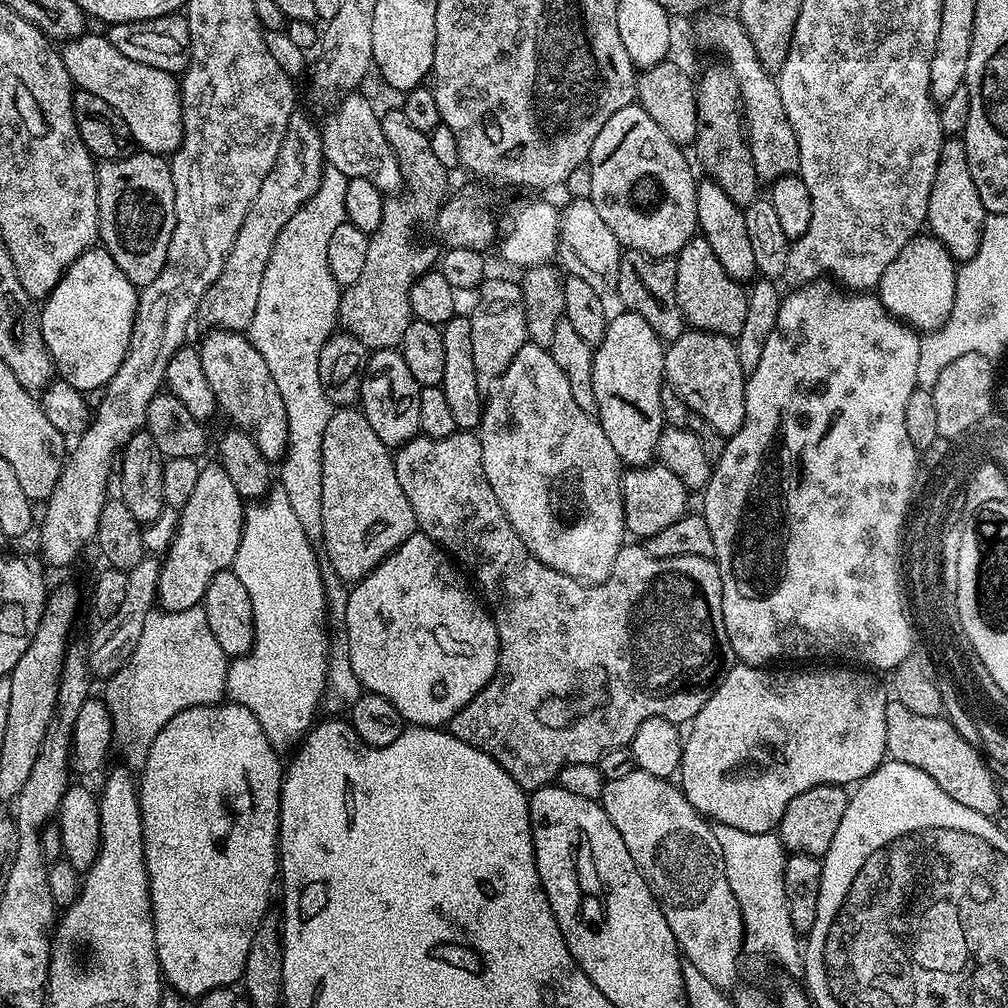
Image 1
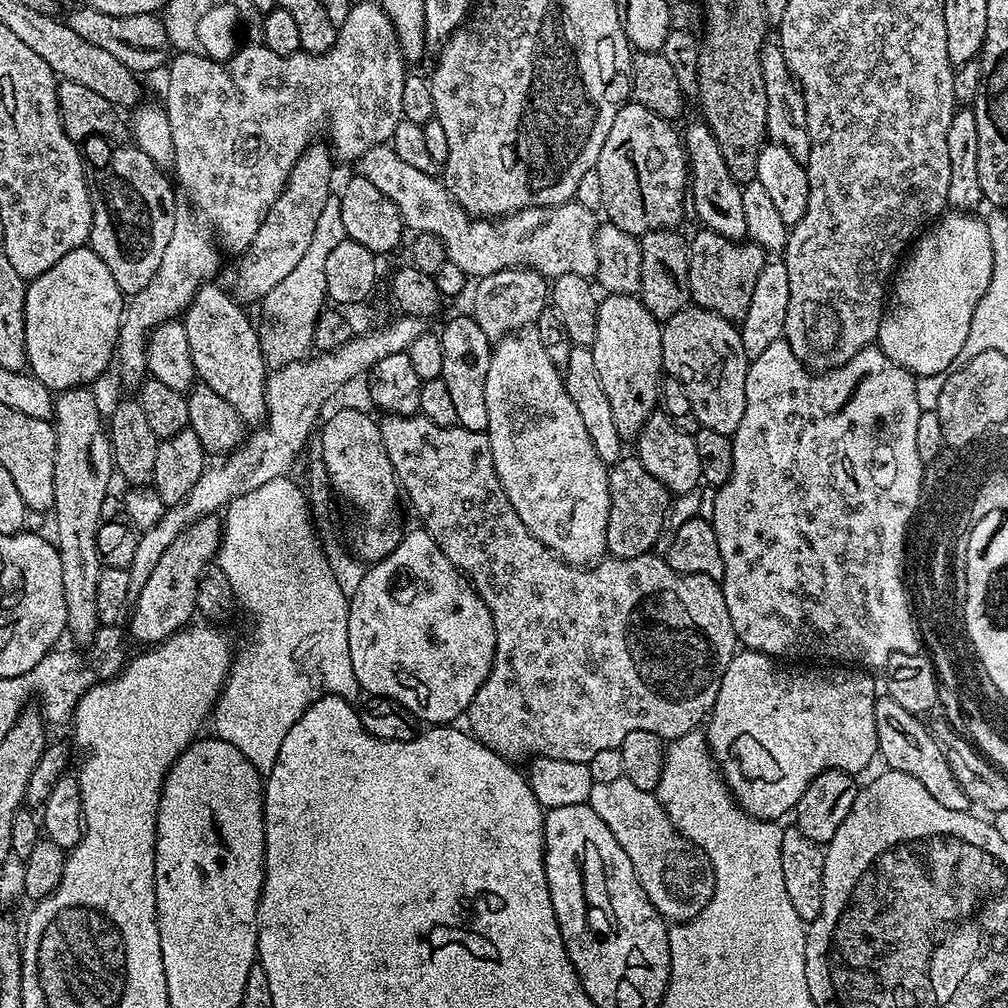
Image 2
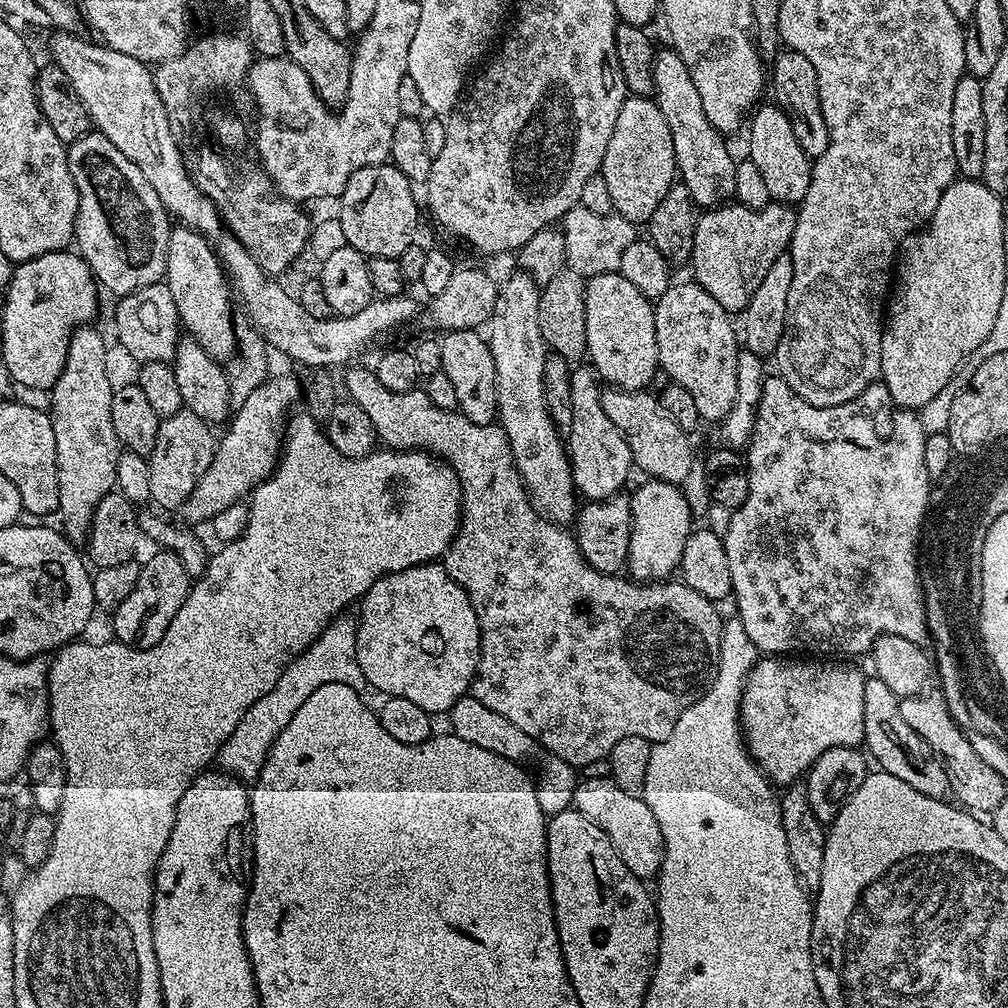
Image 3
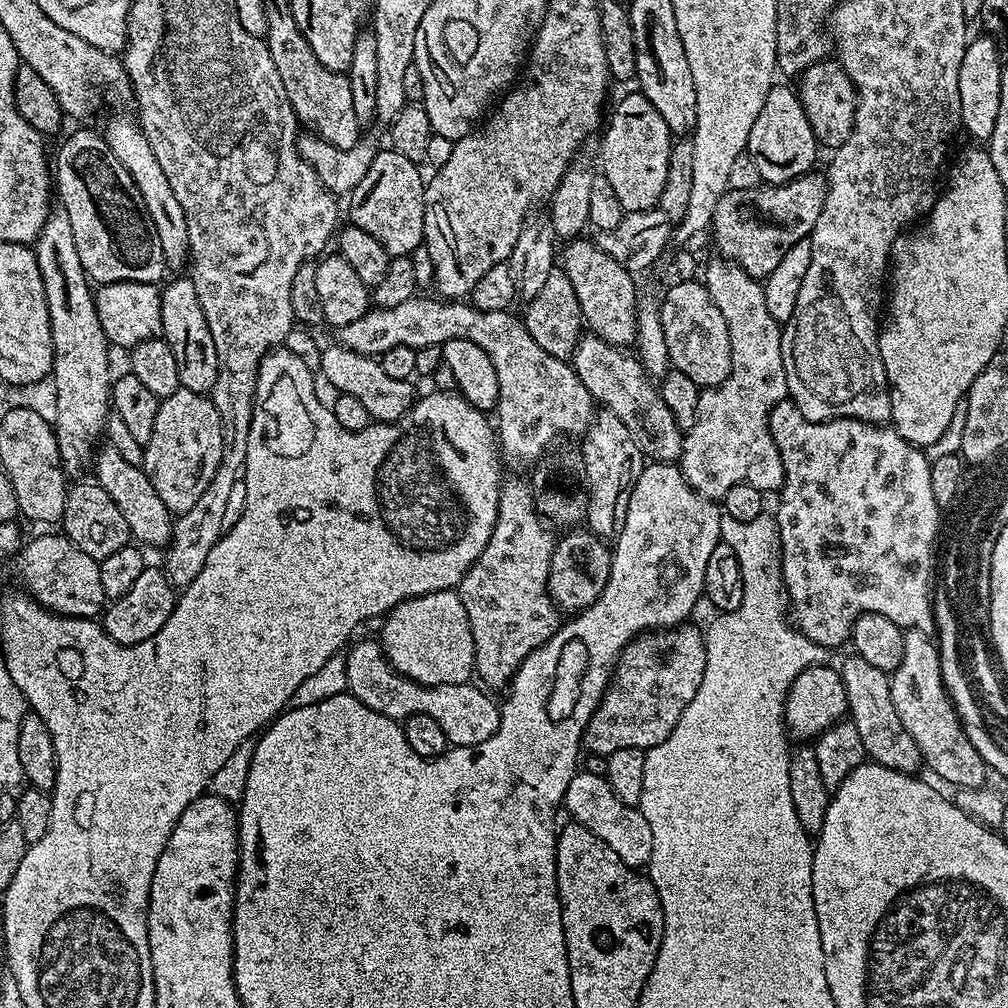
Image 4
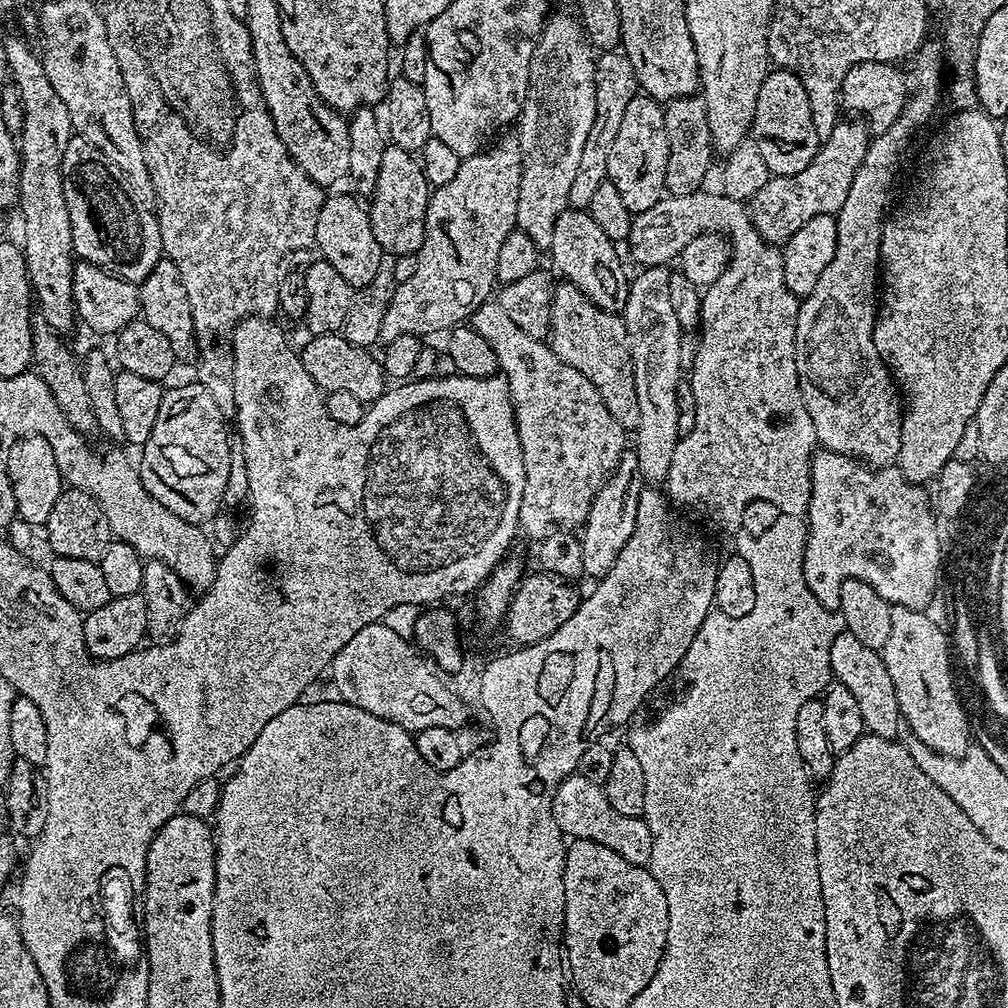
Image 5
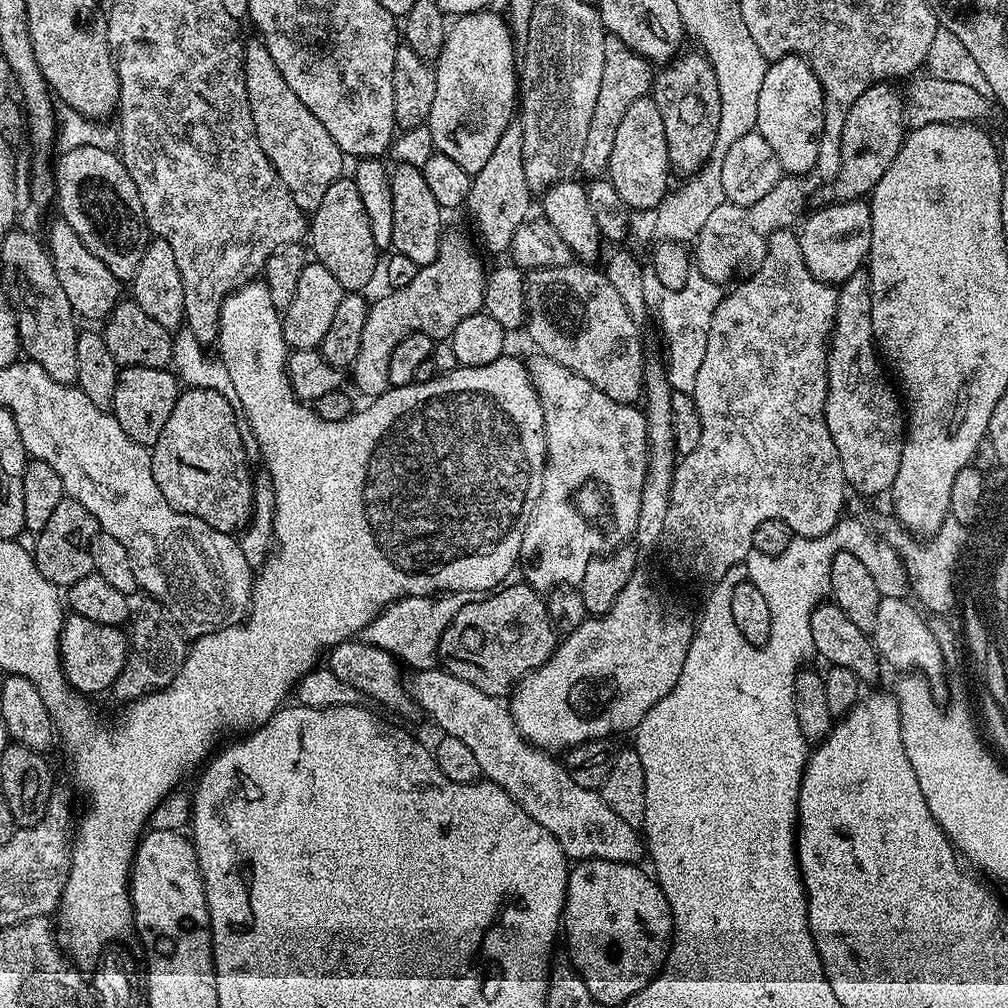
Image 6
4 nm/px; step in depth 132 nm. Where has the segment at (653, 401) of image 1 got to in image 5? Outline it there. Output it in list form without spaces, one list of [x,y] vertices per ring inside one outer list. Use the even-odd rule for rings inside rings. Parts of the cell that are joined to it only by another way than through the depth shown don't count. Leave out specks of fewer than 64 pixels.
[[[565,210],[558,222],[554,222],[554,242],[550,255],[556,263],[555,271],[560,271],[567,283],[578,286],[578,290],[582,290],[594,306],[620,314],[626,306],[630,276],[624,273],[624,264],[616,248],[617,245],[606,236],[587,210]]]

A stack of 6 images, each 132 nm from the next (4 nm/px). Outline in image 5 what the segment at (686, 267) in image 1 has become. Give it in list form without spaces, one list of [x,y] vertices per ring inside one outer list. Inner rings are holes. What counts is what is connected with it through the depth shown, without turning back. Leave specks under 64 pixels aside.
[[[841,119],[834,126],[830,138],[822,141],[806,170],[768,179],[766,186],[762,186],[762,190],[758,190],[758,194],[754,194],[746,204],[748,217],[764,241],[783,246],[797,230],[802,230],[802,226],[810,222],[810,218],[835,216],[840,212],[842,202],[846,202],[846,194],[850,194],[854,174],[858,174],[858,166],[866,158],[869,143],[870,129],[863,119]]]

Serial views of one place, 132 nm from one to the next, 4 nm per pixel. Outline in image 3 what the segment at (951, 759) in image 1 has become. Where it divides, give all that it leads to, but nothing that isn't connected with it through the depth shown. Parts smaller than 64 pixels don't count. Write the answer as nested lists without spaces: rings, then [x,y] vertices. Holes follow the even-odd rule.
[[[875,678],[865,679],[862,690],[863,747],[879,771],[894,774],[894,778],[902,778],[902,782],[906,782],[906,786],[914,786],[918,794],[944,800],[950,792],[946,770],[936,759],[932,747],[918,734],[914,734],[914,730],[910,730],[909,724],[902,719],[900,702],[901,697],[896,696],[894,690],[886,686],[886,682]]]

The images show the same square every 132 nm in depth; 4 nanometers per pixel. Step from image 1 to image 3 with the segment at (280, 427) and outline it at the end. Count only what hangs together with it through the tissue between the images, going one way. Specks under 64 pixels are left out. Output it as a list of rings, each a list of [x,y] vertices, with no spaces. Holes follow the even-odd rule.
[[[183,226],[173,227],[168,239],[164,280],[170,290],[170,295],[174,297],[174,306],[178,310],[180,323],[187,335],[193,336],[198,346],[202,346],[202,350],[210,354],[210,358],[219,362],[230,361],[236,354],[236,320],[234,315],[232,316],[233,297],[230,295],[230,281],[212,245],[202,234]]]

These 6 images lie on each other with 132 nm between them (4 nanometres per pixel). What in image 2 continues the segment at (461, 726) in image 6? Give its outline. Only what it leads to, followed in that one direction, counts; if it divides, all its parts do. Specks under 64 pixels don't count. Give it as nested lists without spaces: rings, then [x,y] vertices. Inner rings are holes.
[[[621,778],[609,784],[593,784],[588,805],[610,826],[618,846],[626,850],[646,898],[650,898],[665,921],[692,920],[708,905],[716,889],[712,865],[676,831],[676,823],[668,817],[655,792],[638,790],[634,782]]]

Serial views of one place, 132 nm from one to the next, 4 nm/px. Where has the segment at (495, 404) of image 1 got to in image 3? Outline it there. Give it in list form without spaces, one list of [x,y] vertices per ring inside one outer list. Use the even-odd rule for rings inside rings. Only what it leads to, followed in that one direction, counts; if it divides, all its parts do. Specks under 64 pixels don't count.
[[[516,270],[514,272],[505,284],[499,285],[492,318],[486,325],[486,339],[492,351],[494,370],[496,371],[498,423],[504,429],[506,438],[510,442],[510,450],[516,463],[516,469],[536,511],[545,516],[547,520],[552,521],[553,524],[564,526],[577,515],[578,503],[576,504],[576,500],[578,501],[578,493],[576,484],[572,481],[572,462],[568,458],[565,441],[562,439],[560,429],[550,418],[544,401],[542,370],[544,369],[546,345],[542,338],[542,330],[538,326],[538,302],[540,301],[541,285],[536,284],[529,273],[525,271]]]

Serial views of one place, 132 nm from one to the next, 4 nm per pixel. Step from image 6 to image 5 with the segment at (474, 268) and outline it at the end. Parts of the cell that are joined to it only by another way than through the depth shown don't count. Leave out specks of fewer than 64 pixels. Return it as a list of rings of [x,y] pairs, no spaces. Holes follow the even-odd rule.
[[[512,139],[505,144],[495,144],[475,156],[463,157],[454,179],[446,182],[446,186],[431,189],[426,206],[426,230],[420,251],[416,253],[418,270],[406,282],[396,285],[394,298],[390,298],[390,310],[386,310],[386,319],[382,322],[381,341],[402,338],[402,334],[429,338],[435,332],[447,333],[471,321],[478,306],[489,303],[491,296],[488,295],[492,287],[494,292],[498,284],[498,250],[502,250],[502,242],[506,242],[508,235],[516,228],[518,186],[522,174],[519,143]]]

